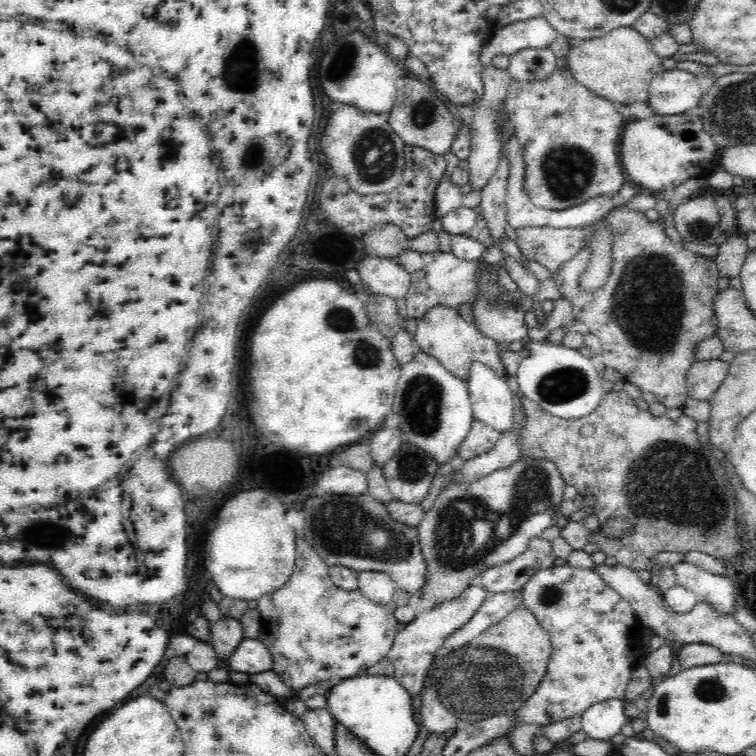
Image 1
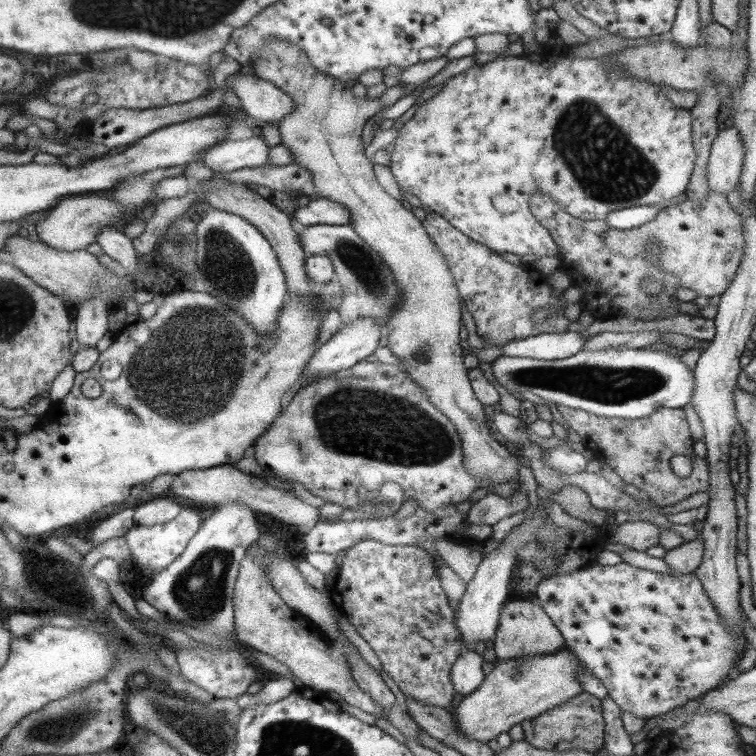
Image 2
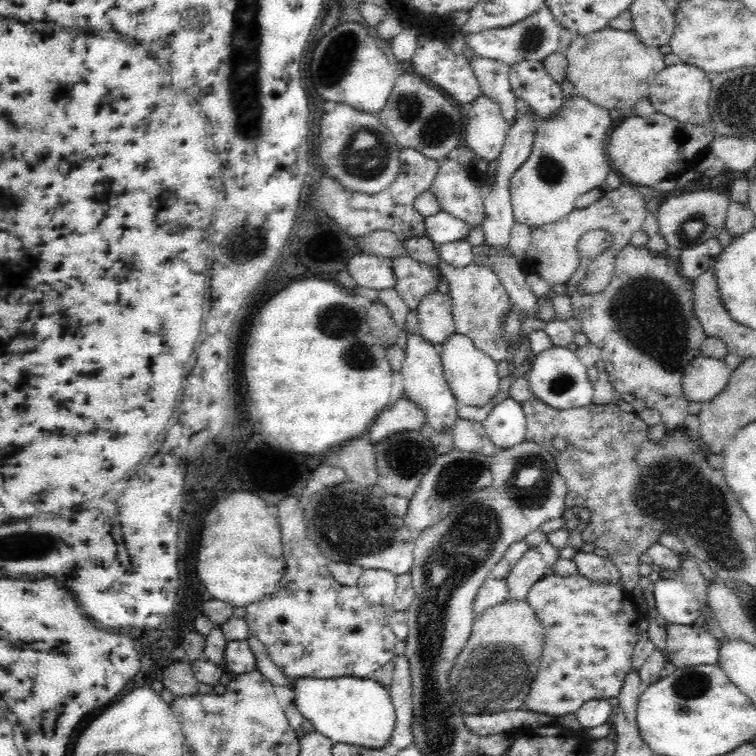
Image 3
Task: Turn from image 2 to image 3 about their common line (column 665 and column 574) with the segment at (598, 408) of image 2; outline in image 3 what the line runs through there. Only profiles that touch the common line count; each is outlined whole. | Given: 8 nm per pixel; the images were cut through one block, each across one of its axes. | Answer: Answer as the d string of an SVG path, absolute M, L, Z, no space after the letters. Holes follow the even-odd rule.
M554 346L538 355L529 373L529 382L536 398L554 408L566 410L583 407L592 403L595 394L592 384L588 381L586 369L574 352L565 347Z

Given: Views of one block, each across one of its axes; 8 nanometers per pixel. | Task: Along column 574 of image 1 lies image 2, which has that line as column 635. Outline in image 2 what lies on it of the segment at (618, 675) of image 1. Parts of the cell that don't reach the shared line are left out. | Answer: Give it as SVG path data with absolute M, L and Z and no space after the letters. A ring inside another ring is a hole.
M625 563L610 566L592 564L589 568L545 577L537 583L533 599L540 605L541 610L545 612L545 615L549 617L555 628L561 633L564 646L575 655L578 662L586 668L589 674L596 676L602 682L608 697L622 711L630 712L633 716L638 716L639 718L652 718L658 714L667 713L675 707L684 705L687 701L696 699L697 696L701 696L704 692L717 687L720 682L728 678L734 662L738 660L738 656L749 647L745 639L734 637L726 627L726 624L717 616L717 609L703 590L695 571L687 574L668 575L635 568Z

